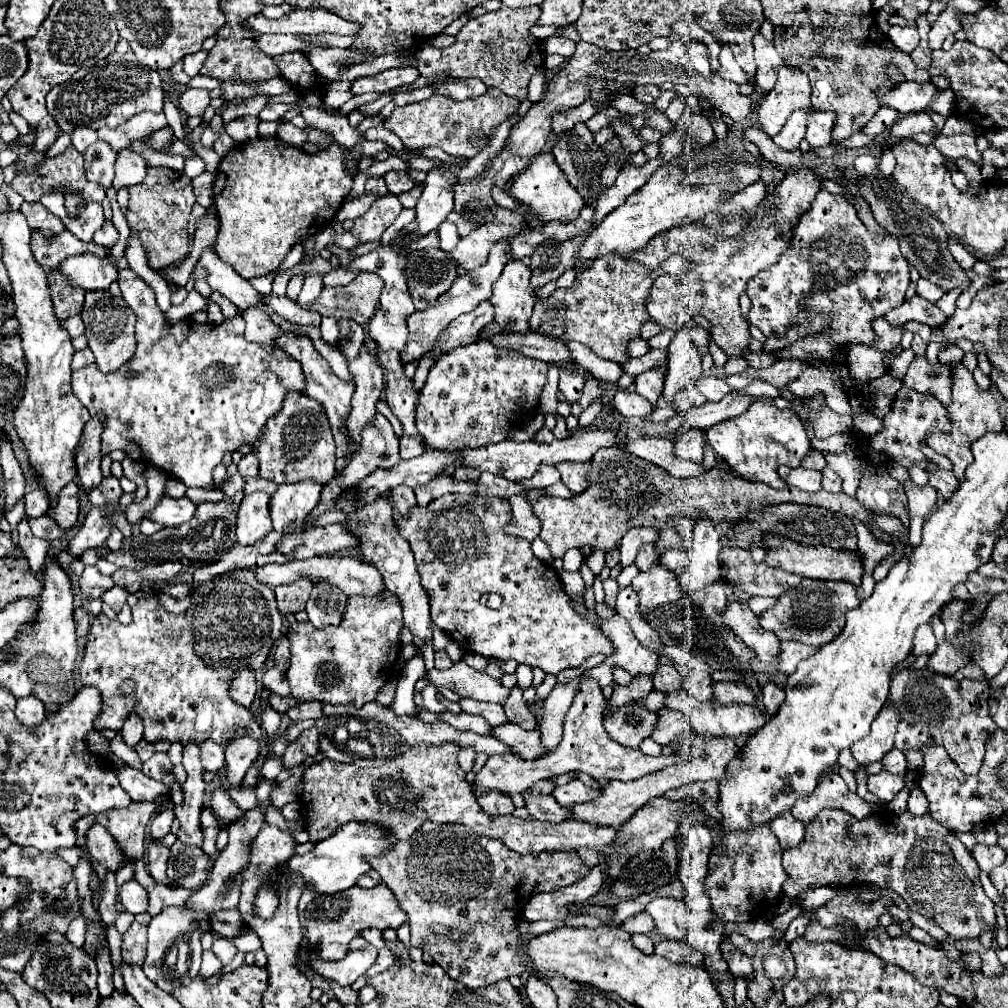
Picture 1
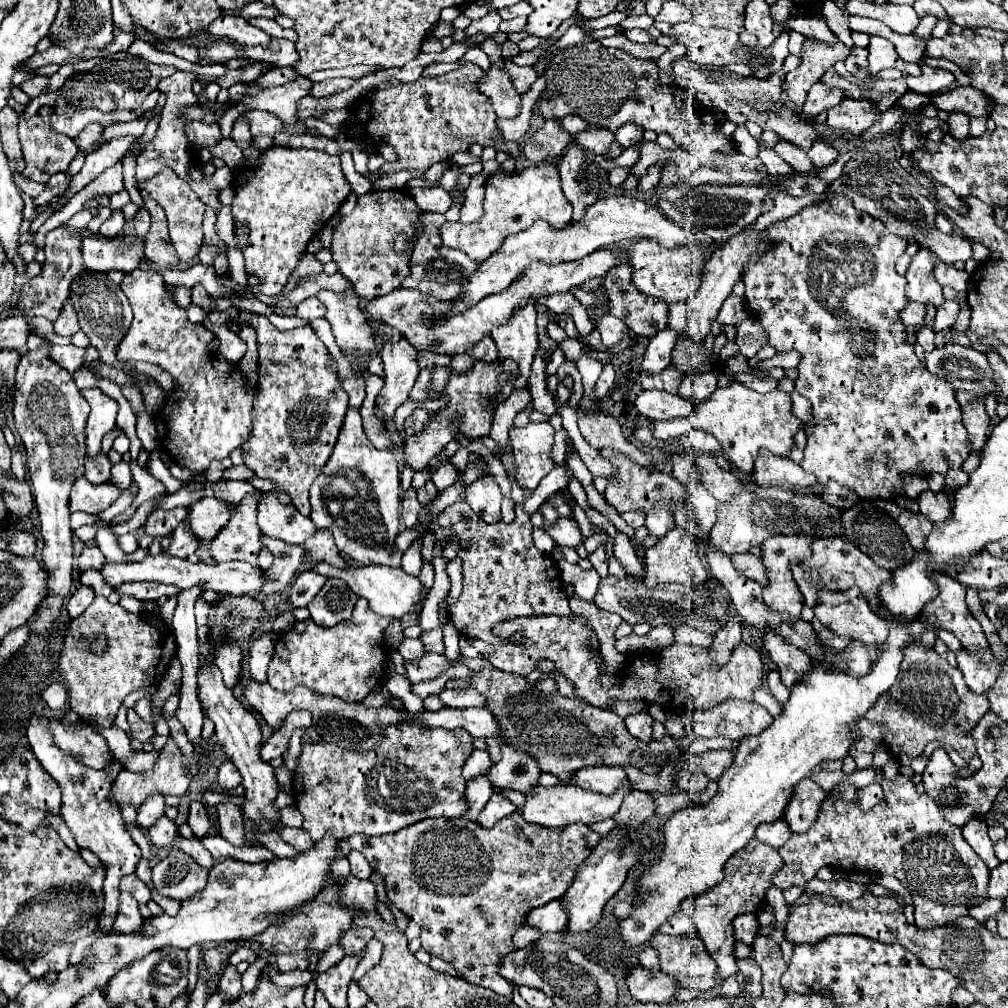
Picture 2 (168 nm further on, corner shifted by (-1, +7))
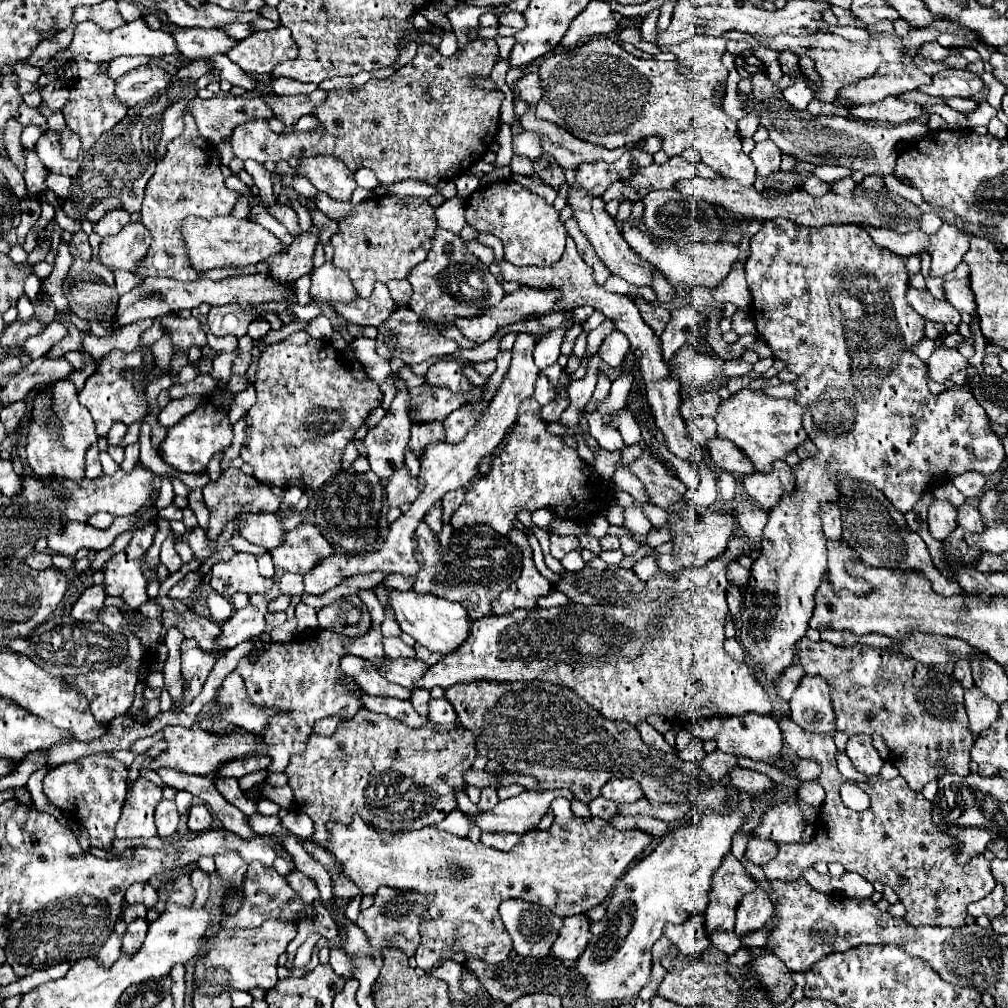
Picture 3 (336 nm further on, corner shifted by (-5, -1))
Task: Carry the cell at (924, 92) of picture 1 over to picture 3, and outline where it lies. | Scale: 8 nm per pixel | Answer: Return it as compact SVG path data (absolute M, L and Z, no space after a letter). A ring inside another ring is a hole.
M941 70L933 74L933 82L929 86L919 86L921 92L929 96L959 96L959 98L975 98L983 88L983 82L977 74L965 70Z

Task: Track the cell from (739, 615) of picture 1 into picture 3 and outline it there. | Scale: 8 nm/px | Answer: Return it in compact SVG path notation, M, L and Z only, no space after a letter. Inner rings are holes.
M803 676L791 698L791 718L809 732L835 734L829 686L821 676Z

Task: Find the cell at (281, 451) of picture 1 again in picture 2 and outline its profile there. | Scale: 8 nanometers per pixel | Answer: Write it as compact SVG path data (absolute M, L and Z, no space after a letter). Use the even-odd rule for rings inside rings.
M241 312L241 316L247 318L251 326L257 330L257 344L259 344L259 380L257 380L257 392L253 400L253 428L245 444L241 444L243 462L259 478L275 480L285 492L289 492L295 508L301 514L309 516L311 512L309 488L313 484L313 478L317 478L321 466L325 466L329 454L333 452L337 434L347 414L349 396L343 390L337 374L329 370L331 364L329 352L311 326L281 332L265 316L251 314L251 312Z

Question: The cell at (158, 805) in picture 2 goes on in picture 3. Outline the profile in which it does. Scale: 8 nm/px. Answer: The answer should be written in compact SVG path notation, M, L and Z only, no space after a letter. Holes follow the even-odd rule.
M139 778L125 800L123 814L115 830L117 838L153 838L157 834L153 824L153 812L161 800L161 786Z

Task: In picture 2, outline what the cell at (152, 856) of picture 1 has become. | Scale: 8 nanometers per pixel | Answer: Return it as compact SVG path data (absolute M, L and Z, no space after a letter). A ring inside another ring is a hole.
M161 816L151 828L149 828L149 838L159 844L159 846L167 846L177 838L177 826L173 820L169 820L167 816Z

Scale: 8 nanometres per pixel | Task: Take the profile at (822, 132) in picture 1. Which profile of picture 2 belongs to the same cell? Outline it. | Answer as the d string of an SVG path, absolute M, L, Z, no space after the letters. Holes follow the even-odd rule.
M849 98L827 112L827 126L833 130L845 130L845 138L853 138L879 122L879 118L881 112L875 102L869 102L869 98Z

